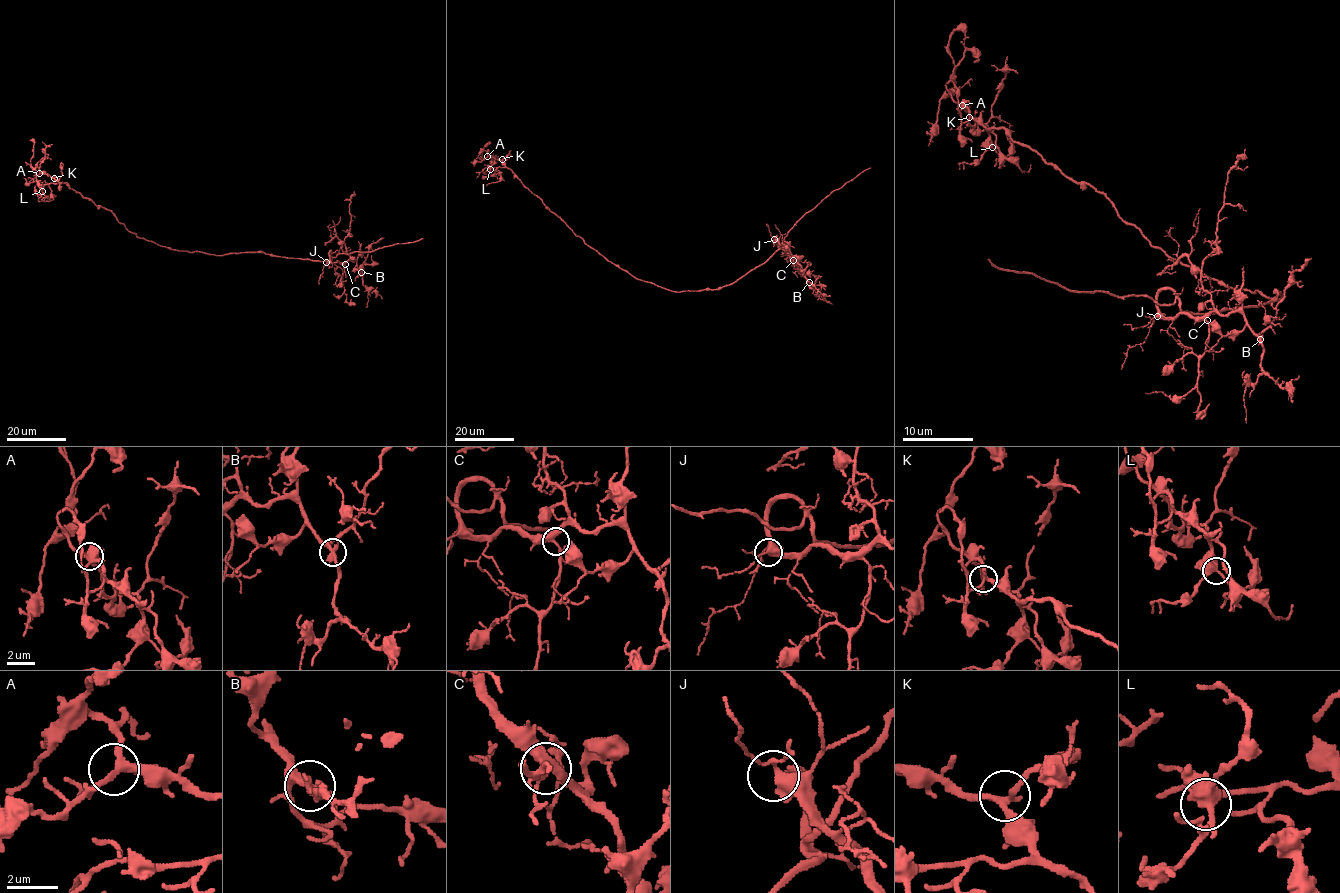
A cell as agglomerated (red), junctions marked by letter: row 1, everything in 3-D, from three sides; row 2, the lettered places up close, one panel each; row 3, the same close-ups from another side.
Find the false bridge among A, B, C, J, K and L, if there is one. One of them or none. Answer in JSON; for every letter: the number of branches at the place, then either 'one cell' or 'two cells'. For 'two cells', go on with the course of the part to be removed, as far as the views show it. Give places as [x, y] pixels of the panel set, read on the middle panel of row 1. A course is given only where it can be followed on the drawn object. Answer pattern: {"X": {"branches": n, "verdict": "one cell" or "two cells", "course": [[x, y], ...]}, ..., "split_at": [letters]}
{"A": {"branches": 3, "verdict": "one cell"}, "B": {"branches": 3, "verdict": "one cell"}, "C": {"branches": 4, "verdict": "one cell"}, "J": {"branches": 3, "verdict": "one cell"}, "K": {"branches": 3, "verdict": "one cell"}, "L": {"branches": 3, "verdict": "one cell"}, "split_at": []}

